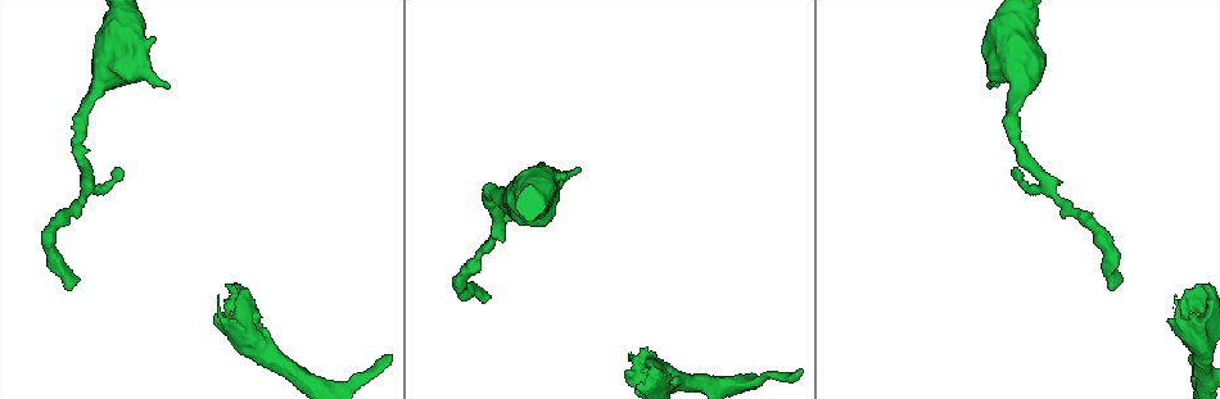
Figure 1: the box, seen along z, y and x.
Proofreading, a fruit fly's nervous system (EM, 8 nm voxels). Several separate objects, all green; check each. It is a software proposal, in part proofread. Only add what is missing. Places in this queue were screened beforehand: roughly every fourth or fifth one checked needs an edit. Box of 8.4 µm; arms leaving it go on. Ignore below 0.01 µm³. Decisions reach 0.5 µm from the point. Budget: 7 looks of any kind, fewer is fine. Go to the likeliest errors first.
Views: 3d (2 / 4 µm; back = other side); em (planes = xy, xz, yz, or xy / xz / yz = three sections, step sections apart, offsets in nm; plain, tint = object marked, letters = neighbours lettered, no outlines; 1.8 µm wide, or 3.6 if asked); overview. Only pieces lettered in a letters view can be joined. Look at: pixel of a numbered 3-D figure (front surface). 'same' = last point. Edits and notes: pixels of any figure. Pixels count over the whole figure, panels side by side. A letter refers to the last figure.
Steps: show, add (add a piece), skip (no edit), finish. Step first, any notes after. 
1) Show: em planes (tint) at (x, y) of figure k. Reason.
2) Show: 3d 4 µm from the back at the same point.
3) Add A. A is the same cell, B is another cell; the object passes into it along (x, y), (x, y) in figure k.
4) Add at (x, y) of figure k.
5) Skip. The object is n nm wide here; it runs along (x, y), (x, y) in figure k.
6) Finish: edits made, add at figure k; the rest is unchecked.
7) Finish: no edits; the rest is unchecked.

Show: em planes (plain) at (77, 280) of figure 1. Branch stops here.

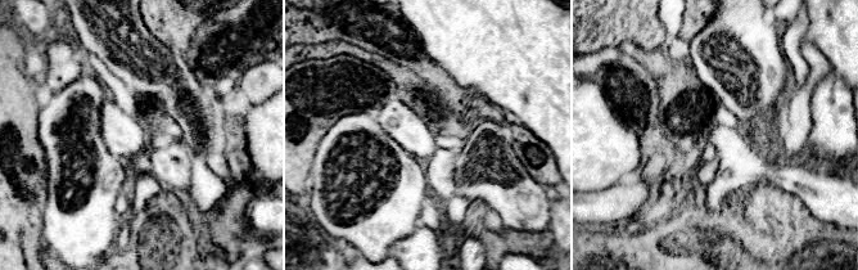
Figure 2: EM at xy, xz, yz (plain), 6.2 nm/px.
Show: em planes (letters) at the same point. What lies round it.

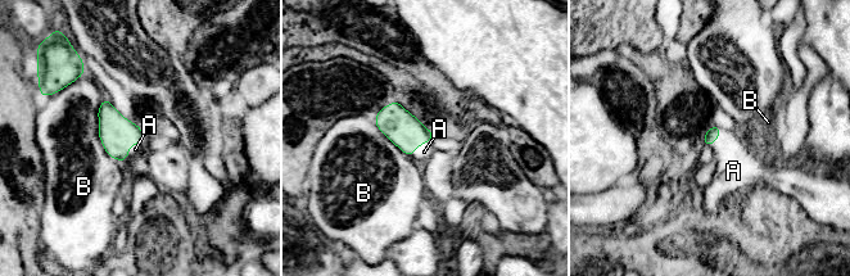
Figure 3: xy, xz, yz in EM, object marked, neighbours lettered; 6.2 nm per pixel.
Add A. The longest contact is with B, 420 nm; A is the same cell, B is another cell; it goes on there.

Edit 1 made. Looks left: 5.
Show: overview.

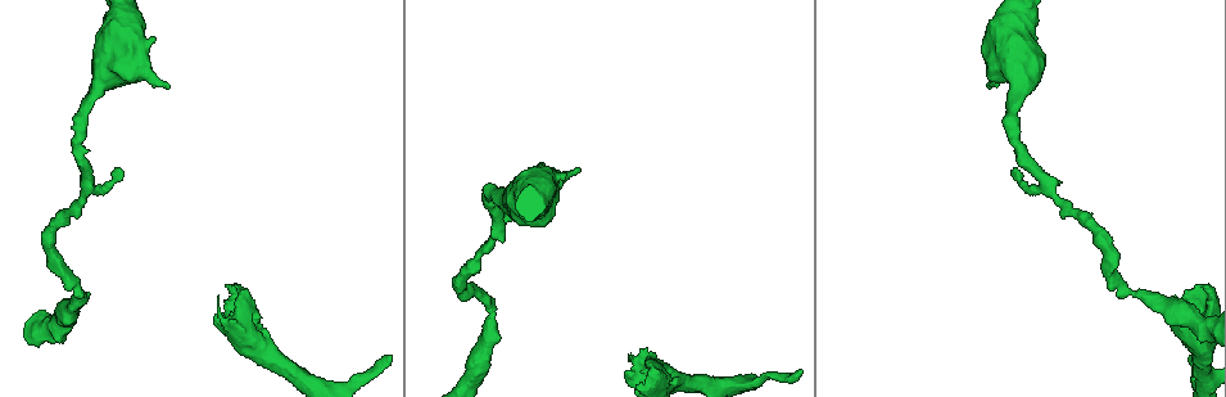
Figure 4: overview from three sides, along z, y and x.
Show: em xy step 16 (letters) at (577, 172) of figure 4. Branch stops here.

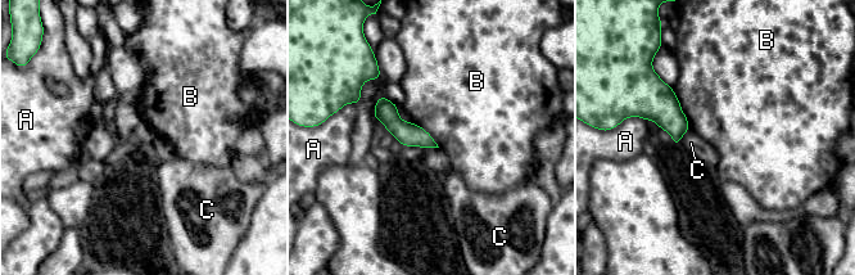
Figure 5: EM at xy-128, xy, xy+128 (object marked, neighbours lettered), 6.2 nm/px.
Show: em yz step 4 (letters) at the same point. Another direction.

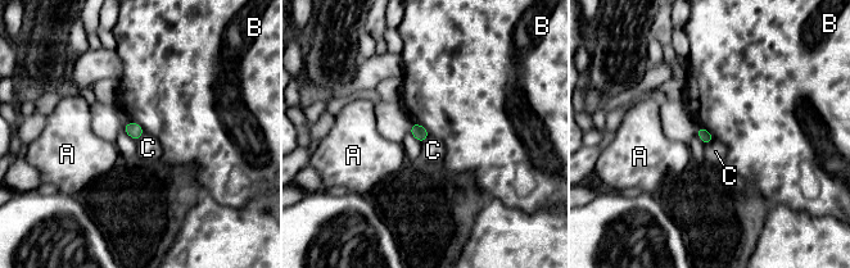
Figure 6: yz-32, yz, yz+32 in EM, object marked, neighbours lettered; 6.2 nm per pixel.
Skip. A, B and C are other cells; a border runs along (412, 122), (420, 123), (429, 135) in figure 6; none of them fits.

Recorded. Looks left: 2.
Show: em yz step 8 (letters) at (1011, 172) of figure 4. An open end.

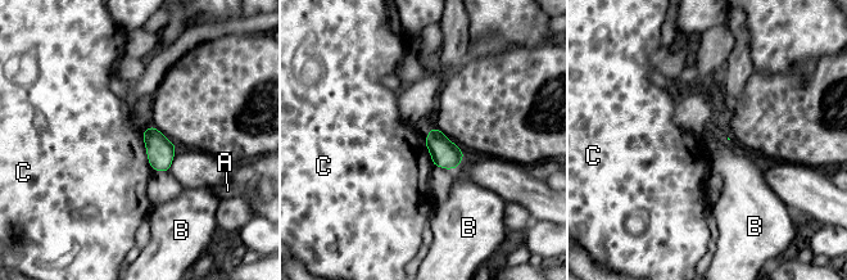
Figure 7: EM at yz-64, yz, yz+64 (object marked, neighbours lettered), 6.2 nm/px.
Show: em planes (letters) at the same point. Cut it another way.

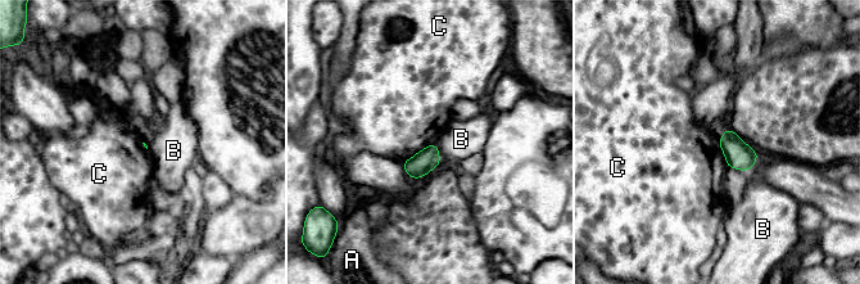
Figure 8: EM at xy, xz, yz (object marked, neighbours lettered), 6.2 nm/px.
Skip. The longest contact is with C, 170 nm; A, B and C are other cells; a border runs along (716, 143), (728, 166) in figure 8; none of them fits.

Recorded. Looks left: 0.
Finish: edits made, add at figure 3; the rest is unchecked.

